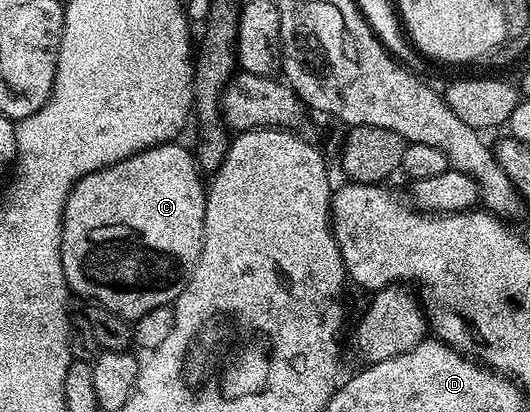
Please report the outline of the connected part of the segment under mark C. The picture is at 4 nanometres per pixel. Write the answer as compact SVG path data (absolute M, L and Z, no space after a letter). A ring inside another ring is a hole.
M179 141L163 142L154 148L146 148L118 164L110 164L98 172L90 172L82 176L74 184L70 196L66 200L64 209L64 219L62 220L62 248L60 249L60 263L64 279L68 285L69 291L80 298L89 298L89 303L105 306L123 318L134 320L138 316L146 316L146 312L151 312L154 308L163 306L172 306L176 297L186 288L194 268L198 264L198 256L202 252L204 243L204 217L206 216L206 182L202 177L202 172L196 164L195 153L184 146L179 146Z

